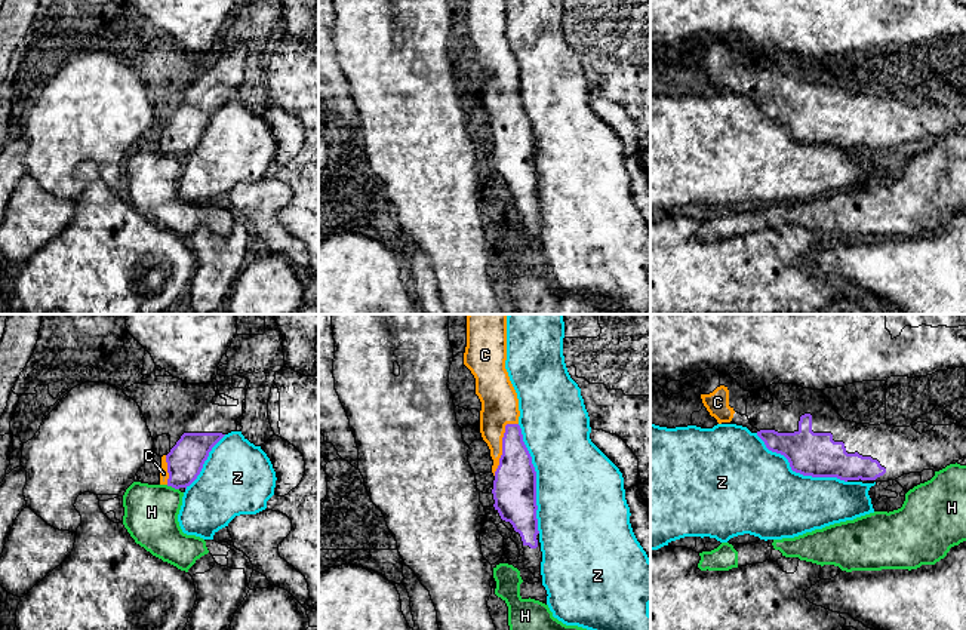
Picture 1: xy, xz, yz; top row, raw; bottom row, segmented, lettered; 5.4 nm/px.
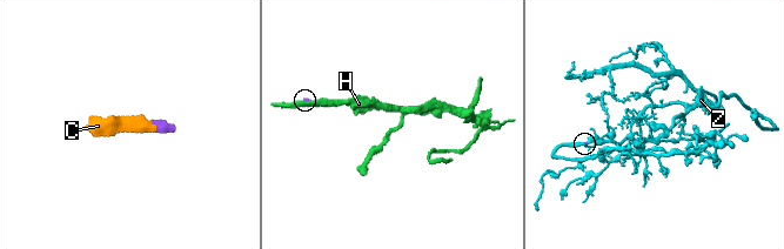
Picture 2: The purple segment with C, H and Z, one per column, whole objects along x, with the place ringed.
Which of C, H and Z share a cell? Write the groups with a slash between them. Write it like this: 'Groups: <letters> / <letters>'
Groups: C / H / Z

